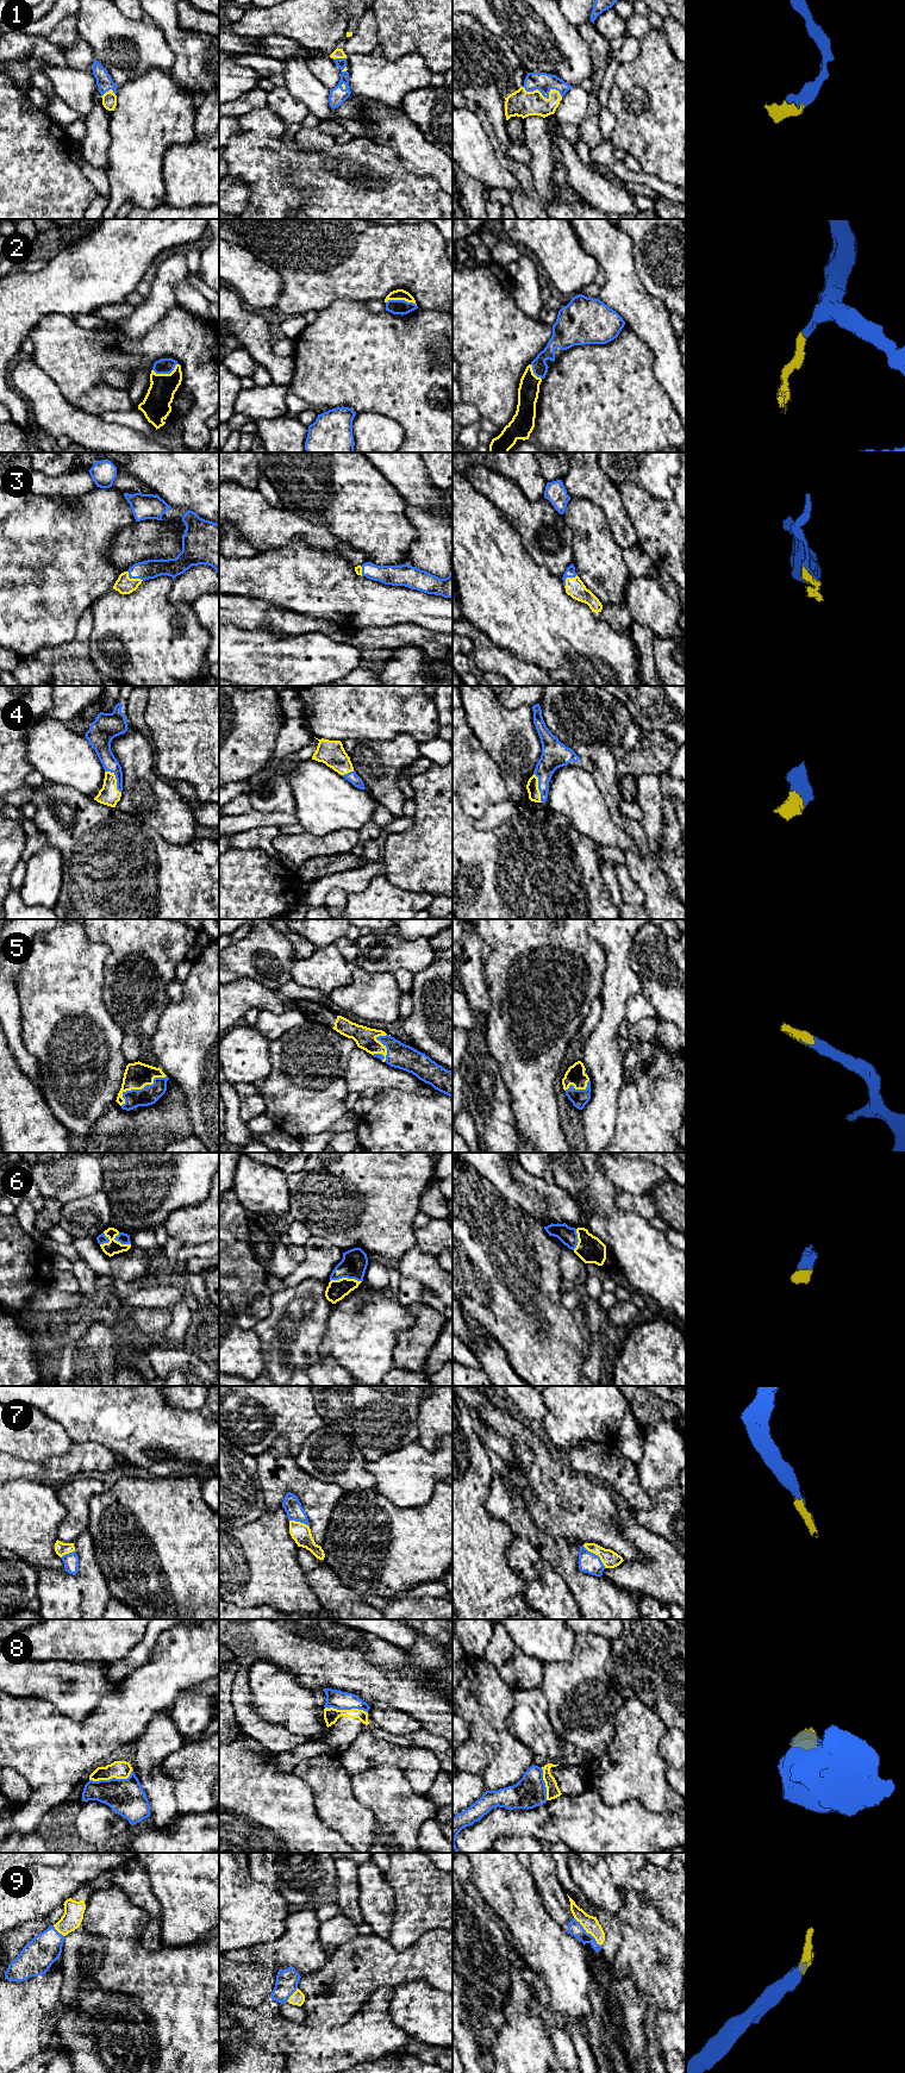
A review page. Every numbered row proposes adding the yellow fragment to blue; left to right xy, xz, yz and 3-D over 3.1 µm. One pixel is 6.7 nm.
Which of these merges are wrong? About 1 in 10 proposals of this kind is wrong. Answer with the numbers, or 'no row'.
no row

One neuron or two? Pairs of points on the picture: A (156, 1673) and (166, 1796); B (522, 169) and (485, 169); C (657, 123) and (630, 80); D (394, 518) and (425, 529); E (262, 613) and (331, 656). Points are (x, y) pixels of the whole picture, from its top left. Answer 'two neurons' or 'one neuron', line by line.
A: two neurons
B: two neurons
C: one neuron
D: two neurons
E: two neurons

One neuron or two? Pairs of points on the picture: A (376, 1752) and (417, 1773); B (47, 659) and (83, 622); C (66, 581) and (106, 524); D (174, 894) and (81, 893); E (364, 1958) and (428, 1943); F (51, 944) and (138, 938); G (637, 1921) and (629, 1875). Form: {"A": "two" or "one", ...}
{"A": "one", "B": "one", "C": "one", "D": "one", "E": "one", "F": "two", "G": "two"}

